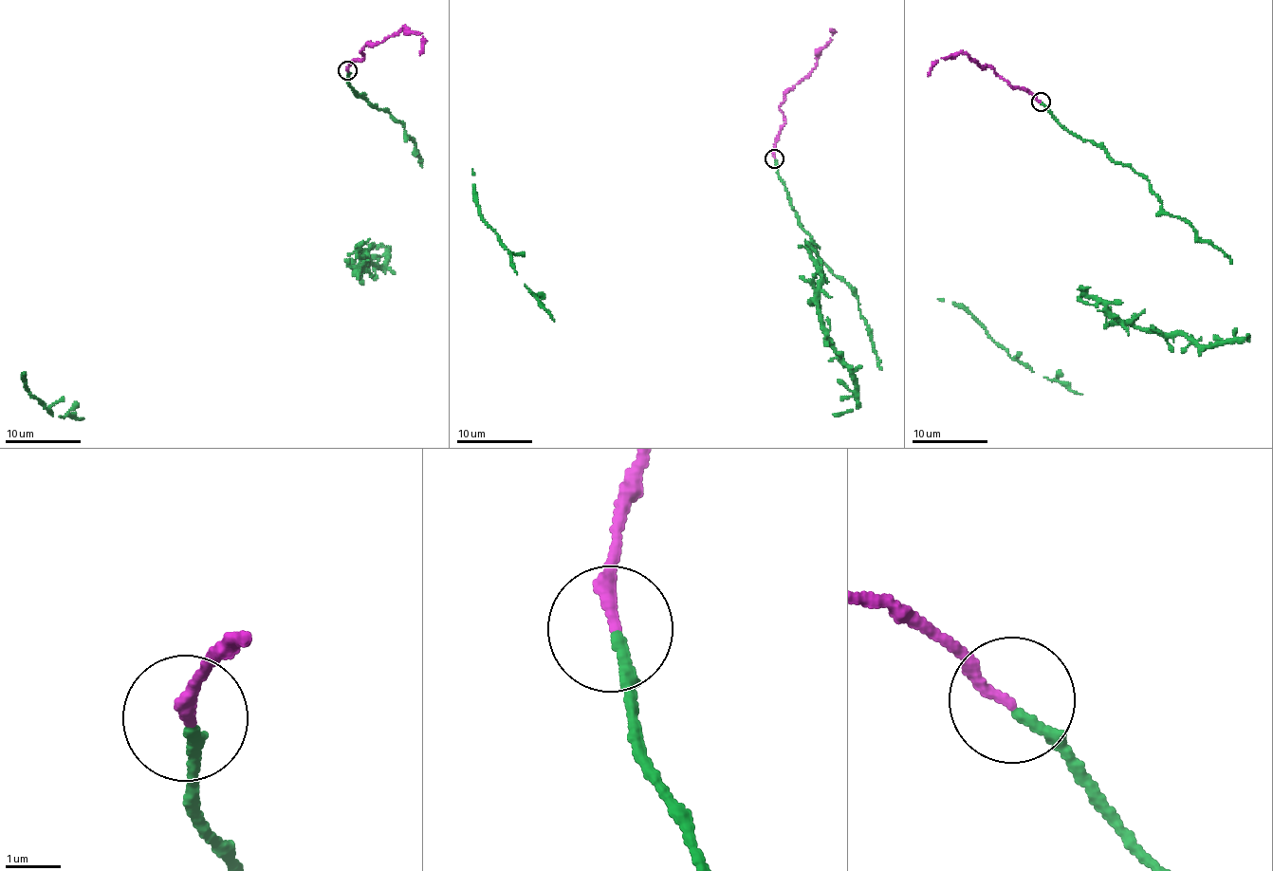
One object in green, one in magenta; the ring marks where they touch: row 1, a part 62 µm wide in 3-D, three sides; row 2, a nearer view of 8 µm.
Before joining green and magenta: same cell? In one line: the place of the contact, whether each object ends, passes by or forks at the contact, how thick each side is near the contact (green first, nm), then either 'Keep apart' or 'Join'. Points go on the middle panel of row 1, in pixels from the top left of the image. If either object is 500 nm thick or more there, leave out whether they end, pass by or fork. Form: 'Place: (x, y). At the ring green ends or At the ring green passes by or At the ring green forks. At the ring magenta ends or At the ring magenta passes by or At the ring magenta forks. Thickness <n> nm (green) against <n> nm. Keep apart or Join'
Place: (774, 158). At the ring green ends. At the ring magenta ends. Thickness 180 nm (green) against 200 nm. Join

